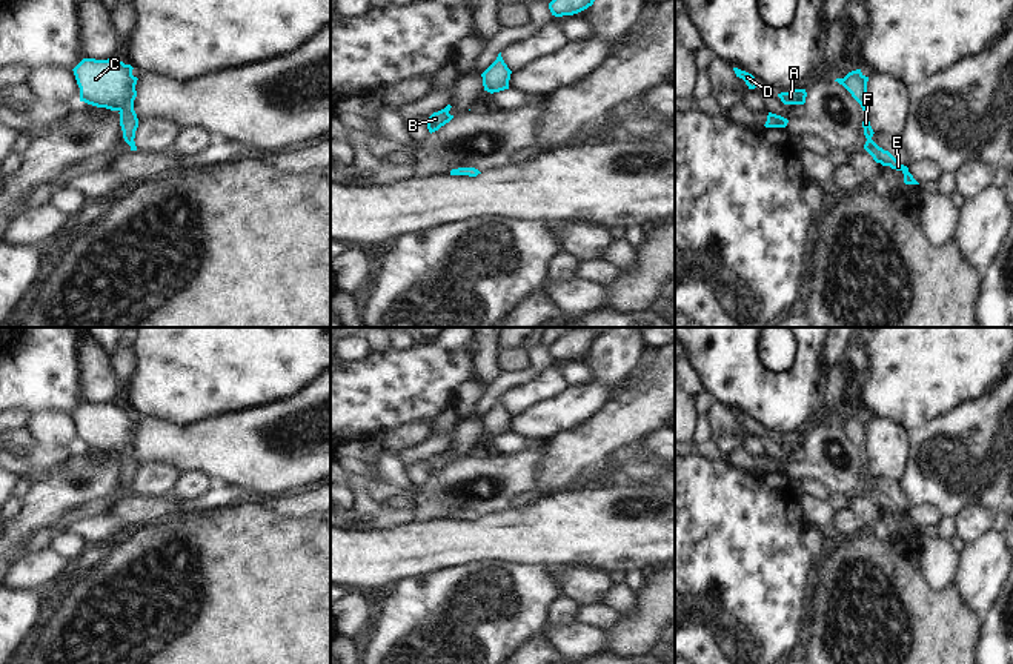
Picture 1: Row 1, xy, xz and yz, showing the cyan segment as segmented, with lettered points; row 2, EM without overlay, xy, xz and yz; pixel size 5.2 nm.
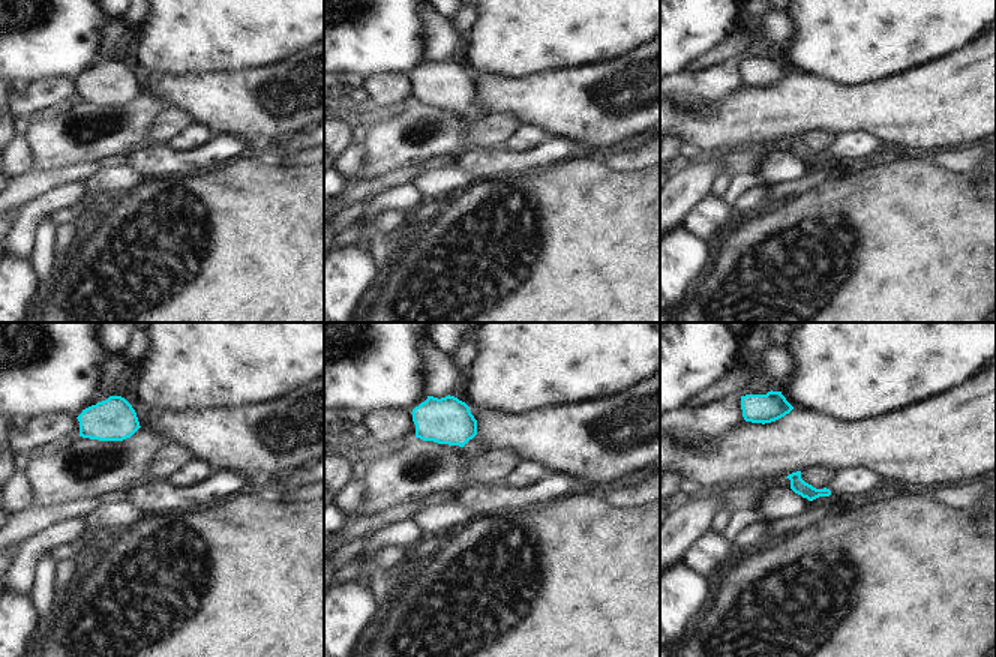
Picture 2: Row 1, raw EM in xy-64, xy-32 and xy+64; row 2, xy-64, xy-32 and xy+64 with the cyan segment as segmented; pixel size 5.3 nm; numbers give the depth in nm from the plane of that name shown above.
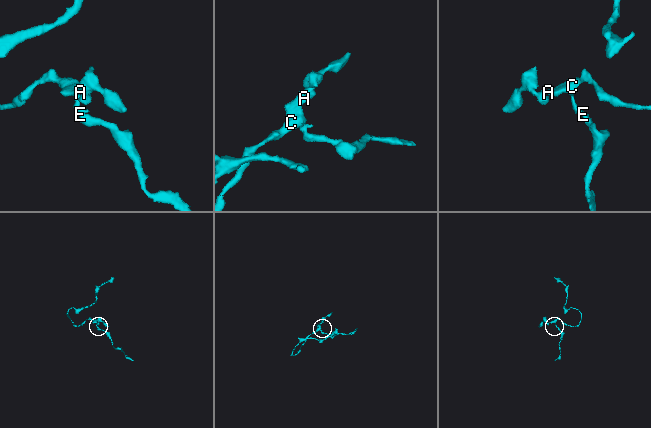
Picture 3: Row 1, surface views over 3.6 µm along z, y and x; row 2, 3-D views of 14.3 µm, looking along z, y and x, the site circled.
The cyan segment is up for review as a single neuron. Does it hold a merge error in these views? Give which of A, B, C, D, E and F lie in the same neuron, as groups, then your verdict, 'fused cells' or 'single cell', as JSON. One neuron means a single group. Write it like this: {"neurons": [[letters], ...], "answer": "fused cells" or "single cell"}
{"neurons": [["A", "B", "C", "D", "E", "F"]], "answer": "single cell"}

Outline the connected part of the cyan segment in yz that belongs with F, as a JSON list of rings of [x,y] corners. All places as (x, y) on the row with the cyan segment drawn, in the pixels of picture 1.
[[[861,69],[849,72],[844,78],[836,78],[839,85],[842,85],[852,97],[861,105],[864,111],[864,135],[867,138],[864,149],[873,157],[876,163],[881,163],[882,166],[890,166],[892,169],[901,171],[904,174],[904,183],[905,184],[919,184],[913,175],[908,172],[908,168],[901,164],[888,151],[884,151],[879,148],[873,140],[873,129],[870,126],[867,111],[865,111],[865,100],[867,100],[867,81],[869,77],[865,77]]]

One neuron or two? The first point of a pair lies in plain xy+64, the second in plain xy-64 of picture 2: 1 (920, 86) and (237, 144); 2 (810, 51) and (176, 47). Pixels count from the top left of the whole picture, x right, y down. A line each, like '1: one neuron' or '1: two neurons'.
1: two neurons
2: one neuron

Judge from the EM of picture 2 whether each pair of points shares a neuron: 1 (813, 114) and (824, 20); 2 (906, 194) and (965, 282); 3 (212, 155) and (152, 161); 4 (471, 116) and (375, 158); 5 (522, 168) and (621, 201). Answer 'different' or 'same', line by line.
1: different
2: same
3: same
4: same
5: different

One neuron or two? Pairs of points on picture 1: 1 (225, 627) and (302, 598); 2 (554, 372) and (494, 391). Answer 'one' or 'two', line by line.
1: one
2: two

